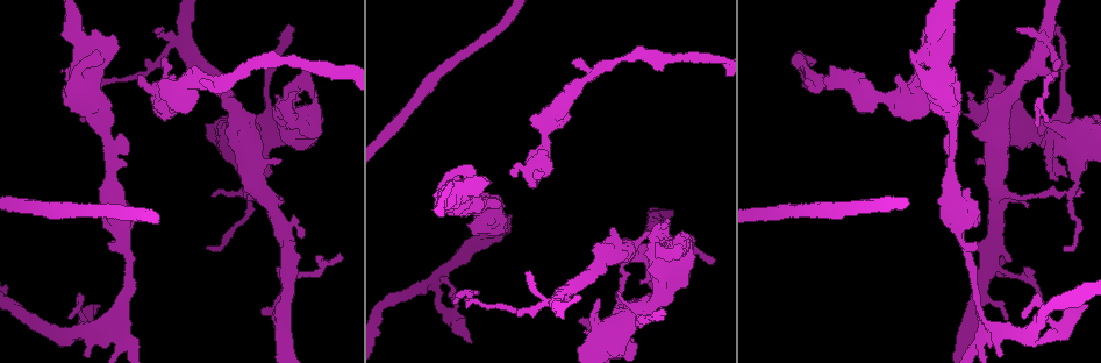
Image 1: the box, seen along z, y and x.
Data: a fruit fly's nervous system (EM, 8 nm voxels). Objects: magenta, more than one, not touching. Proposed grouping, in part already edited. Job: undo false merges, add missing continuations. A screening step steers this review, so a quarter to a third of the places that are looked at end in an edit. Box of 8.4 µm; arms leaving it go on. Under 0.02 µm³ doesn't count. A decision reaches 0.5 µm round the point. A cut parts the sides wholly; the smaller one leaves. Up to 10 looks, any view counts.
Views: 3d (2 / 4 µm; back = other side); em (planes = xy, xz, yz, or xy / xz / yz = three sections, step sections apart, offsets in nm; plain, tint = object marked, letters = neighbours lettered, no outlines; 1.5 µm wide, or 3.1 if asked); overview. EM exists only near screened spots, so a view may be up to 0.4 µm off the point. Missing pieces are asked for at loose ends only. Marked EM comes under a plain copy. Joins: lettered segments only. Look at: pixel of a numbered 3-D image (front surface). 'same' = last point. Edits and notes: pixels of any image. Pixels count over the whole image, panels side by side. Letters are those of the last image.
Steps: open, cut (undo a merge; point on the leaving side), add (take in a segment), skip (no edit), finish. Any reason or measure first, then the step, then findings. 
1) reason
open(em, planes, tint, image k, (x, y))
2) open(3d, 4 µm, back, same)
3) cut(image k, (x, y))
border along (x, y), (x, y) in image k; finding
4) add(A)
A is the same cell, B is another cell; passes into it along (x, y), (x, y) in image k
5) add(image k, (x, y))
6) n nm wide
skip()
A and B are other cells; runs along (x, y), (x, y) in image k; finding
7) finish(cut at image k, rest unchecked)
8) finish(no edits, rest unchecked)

open(em, xy, step 4, letters, image 1, (120, 234))

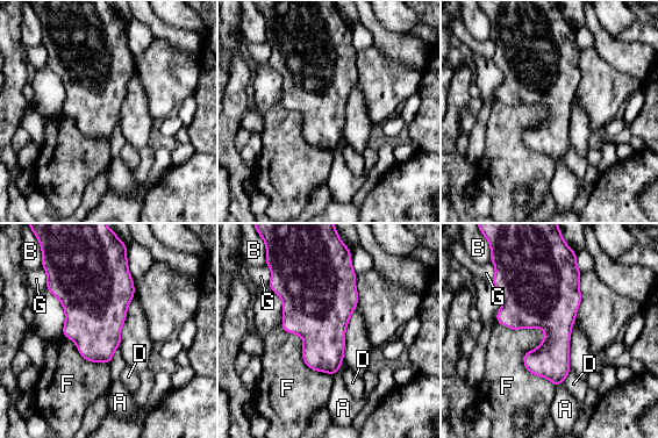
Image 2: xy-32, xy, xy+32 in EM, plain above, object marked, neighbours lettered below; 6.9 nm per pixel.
F touches over 500 nm
skip()
A, B, D, F and G are other cells; all the same cell

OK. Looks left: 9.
branch stops here
open(em, planes, letters, image 1, (580, 320))

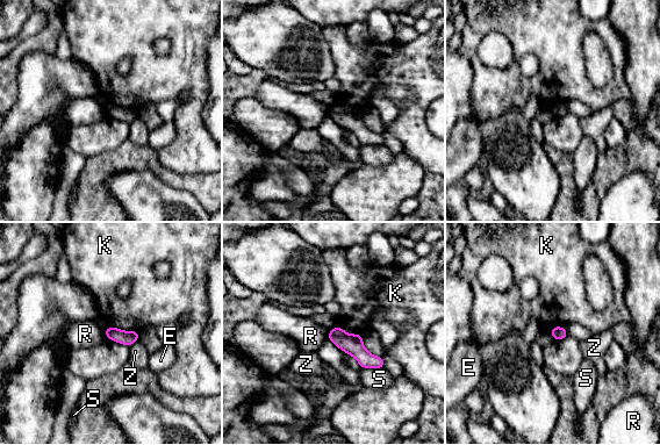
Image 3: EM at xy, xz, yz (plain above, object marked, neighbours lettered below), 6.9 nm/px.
skip()
E, K, R, S and Z are other cells; border along (103, 331), (107, 337) in image 3; none of them fits

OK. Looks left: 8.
branch stops here
open(3d, 4 µm, image 1, (471, 340))

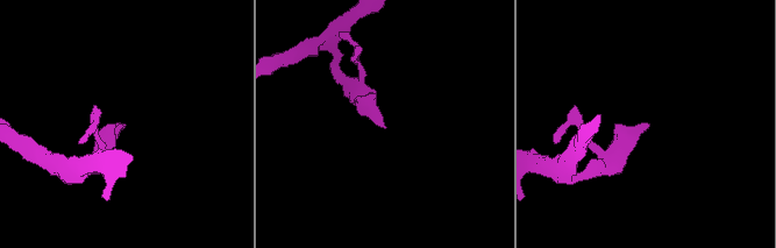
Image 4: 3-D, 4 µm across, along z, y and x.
open(em, planes, letters, image 4, (386, 127))

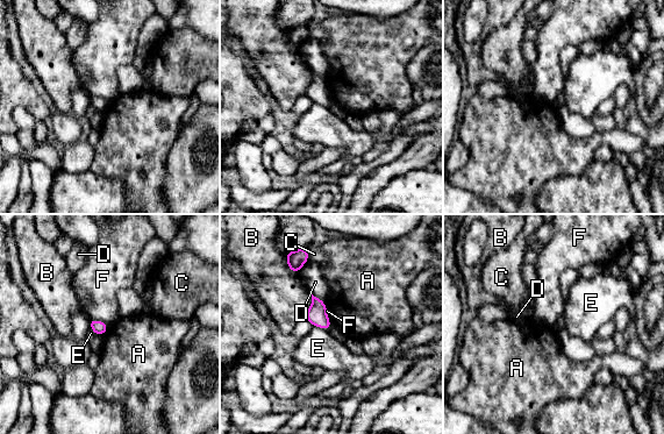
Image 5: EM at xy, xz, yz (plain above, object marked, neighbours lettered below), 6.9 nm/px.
skip()
A, B, C, D, E and F are other cells; no lettered segment goes on from it

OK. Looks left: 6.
arms part here
open(3d, 4 µm, back, image 1, (455, 191))

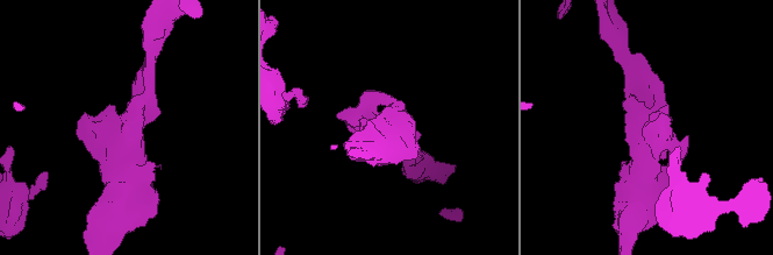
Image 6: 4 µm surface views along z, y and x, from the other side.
open(em, xz, step 8, tint, image 6, (646, 128))

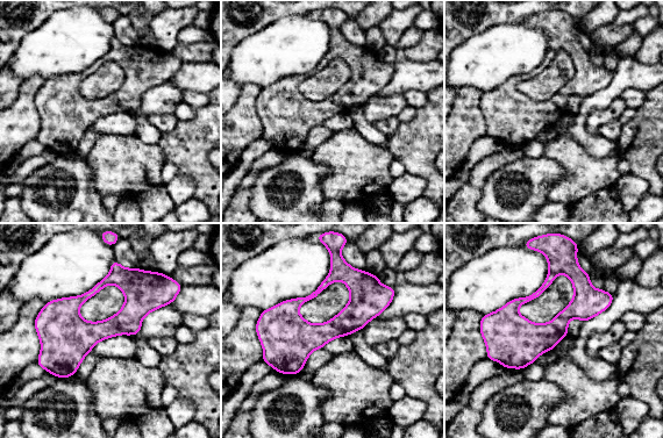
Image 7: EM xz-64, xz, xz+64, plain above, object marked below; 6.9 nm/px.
open(em, planes, letters, same)

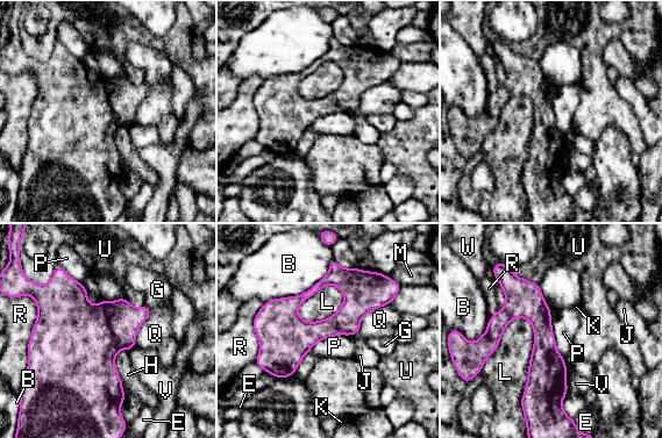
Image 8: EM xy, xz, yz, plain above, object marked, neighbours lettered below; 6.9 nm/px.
140 nm wide
skip()
B, E, G, H, J, K, L, M, P, Q, R, U, V and W are other cells; runs along (499, 265), (541, 321), (539, 385) in image 8; one cell here

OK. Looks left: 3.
finish(no edits, rest unchecked)

